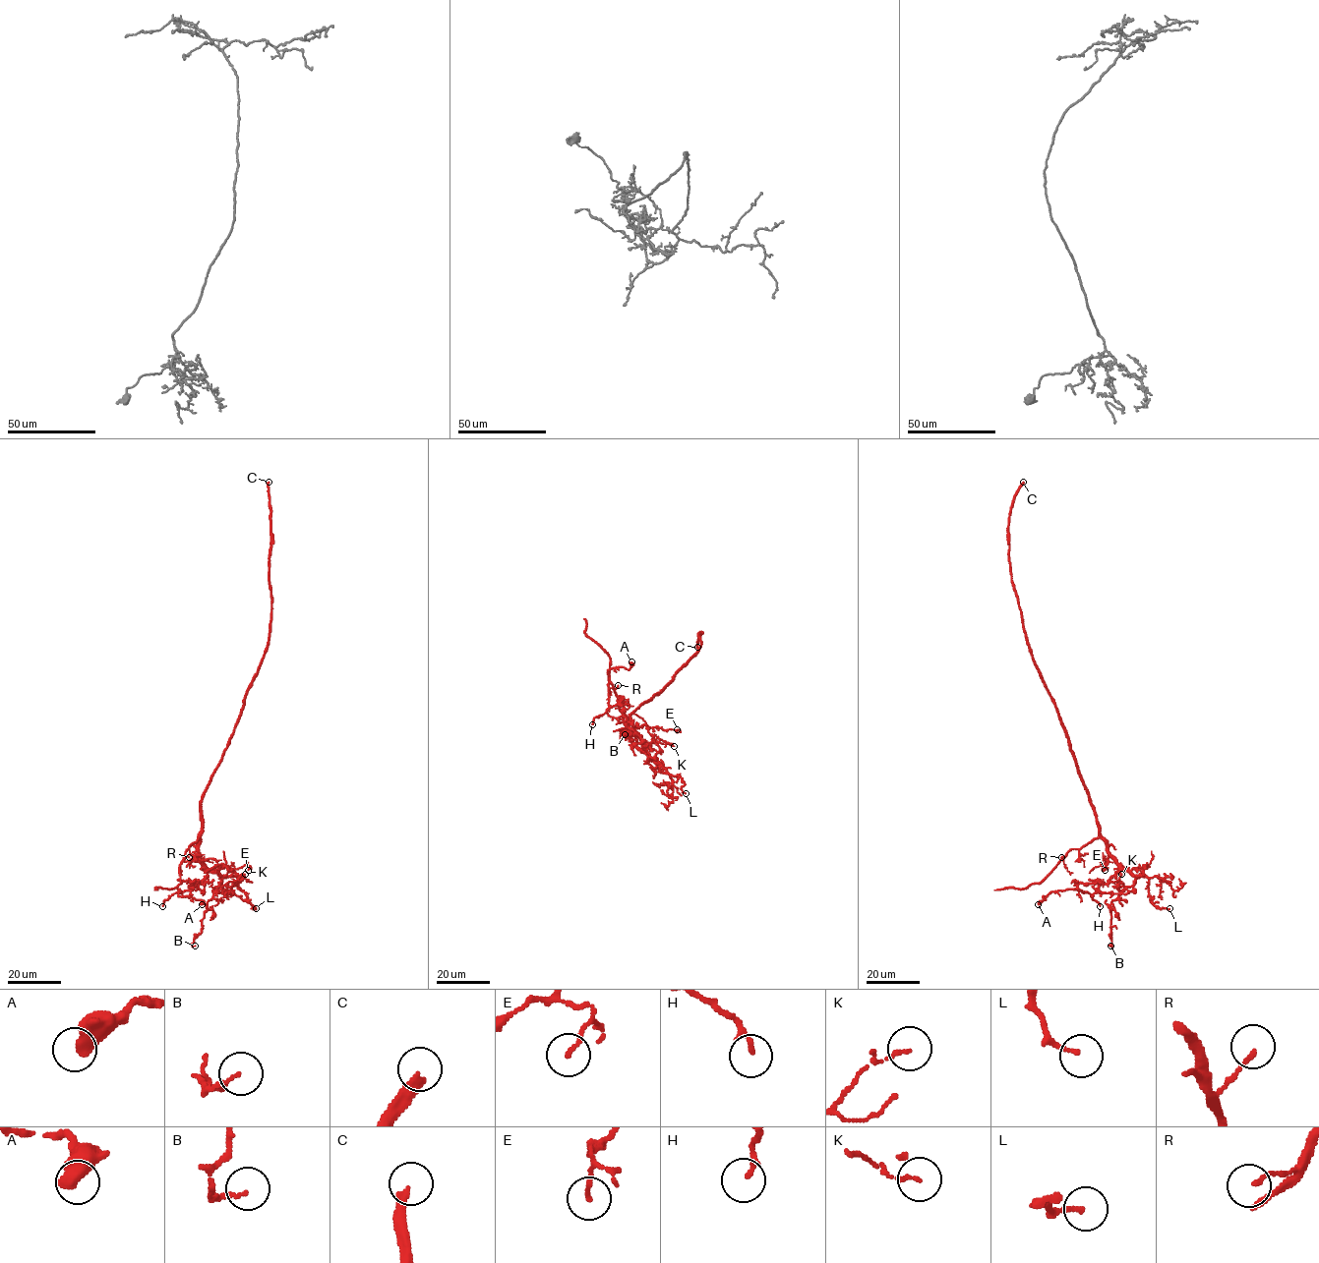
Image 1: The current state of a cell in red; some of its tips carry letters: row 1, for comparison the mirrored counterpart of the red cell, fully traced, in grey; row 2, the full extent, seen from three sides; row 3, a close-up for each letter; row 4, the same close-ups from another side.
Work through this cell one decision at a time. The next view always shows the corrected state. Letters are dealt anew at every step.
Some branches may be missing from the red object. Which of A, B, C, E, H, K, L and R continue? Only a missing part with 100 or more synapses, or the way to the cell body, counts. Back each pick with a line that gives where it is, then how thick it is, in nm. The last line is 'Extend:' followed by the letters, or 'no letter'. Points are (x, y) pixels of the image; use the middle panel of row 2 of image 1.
C: (697, 647) | 320 nm
Extend: C

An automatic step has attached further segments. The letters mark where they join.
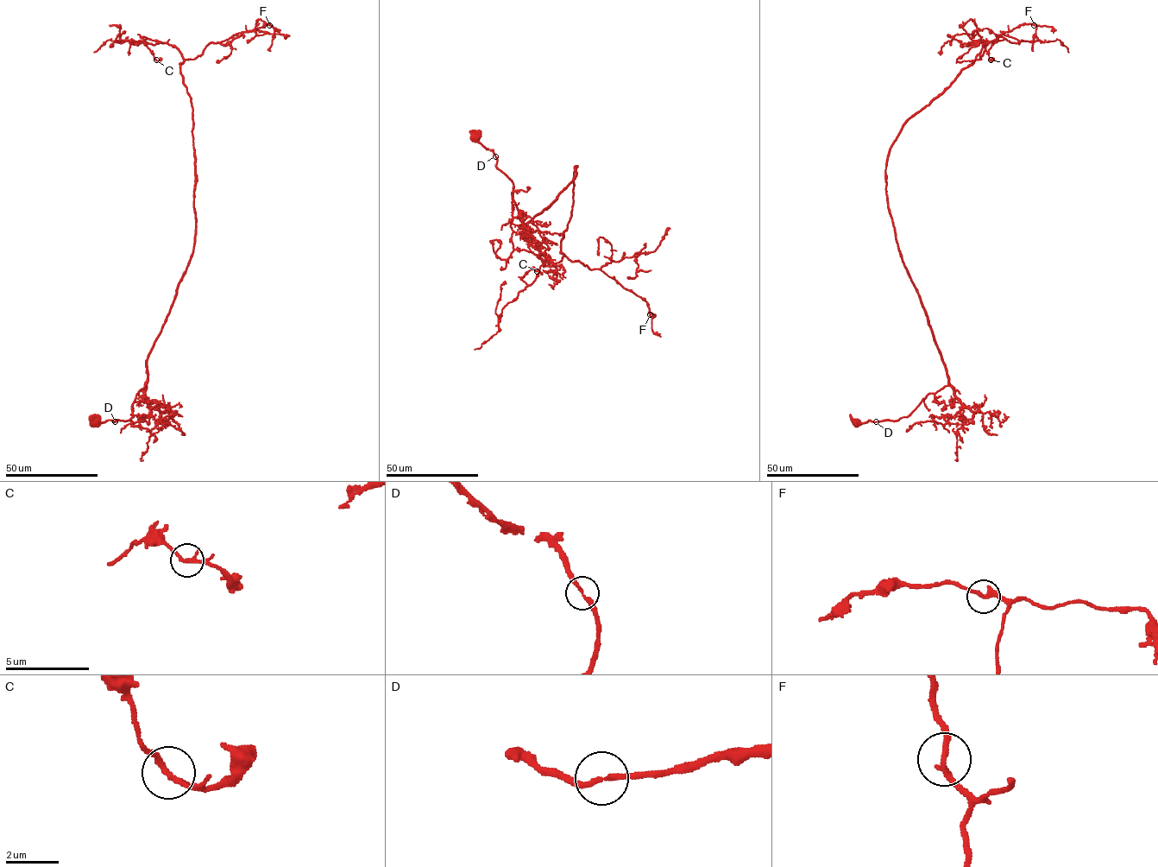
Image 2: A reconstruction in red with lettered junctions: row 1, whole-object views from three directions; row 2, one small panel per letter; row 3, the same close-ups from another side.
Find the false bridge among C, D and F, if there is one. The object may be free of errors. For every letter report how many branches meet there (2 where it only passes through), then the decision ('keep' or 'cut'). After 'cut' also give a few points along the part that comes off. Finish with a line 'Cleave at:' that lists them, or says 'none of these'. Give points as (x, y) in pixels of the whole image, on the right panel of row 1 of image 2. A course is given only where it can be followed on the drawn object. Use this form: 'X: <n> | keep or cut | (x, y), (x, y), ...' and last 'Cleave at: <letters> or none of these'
C: 2 | keep
D: 2 | keep
F: 2 | keep
Cleave at: none of these

